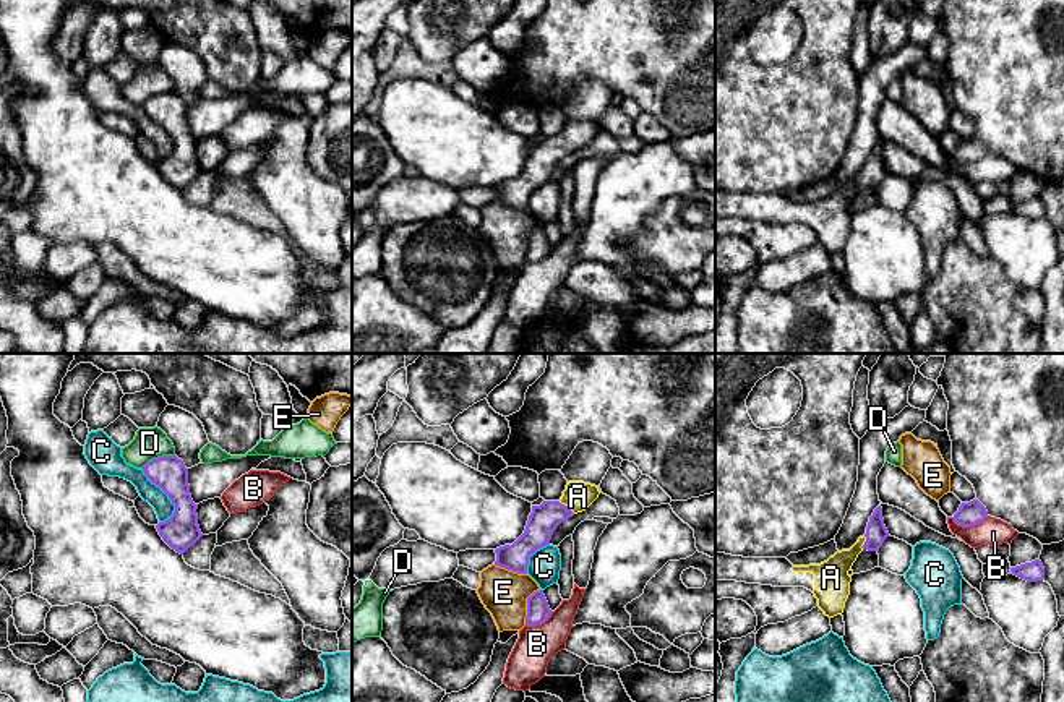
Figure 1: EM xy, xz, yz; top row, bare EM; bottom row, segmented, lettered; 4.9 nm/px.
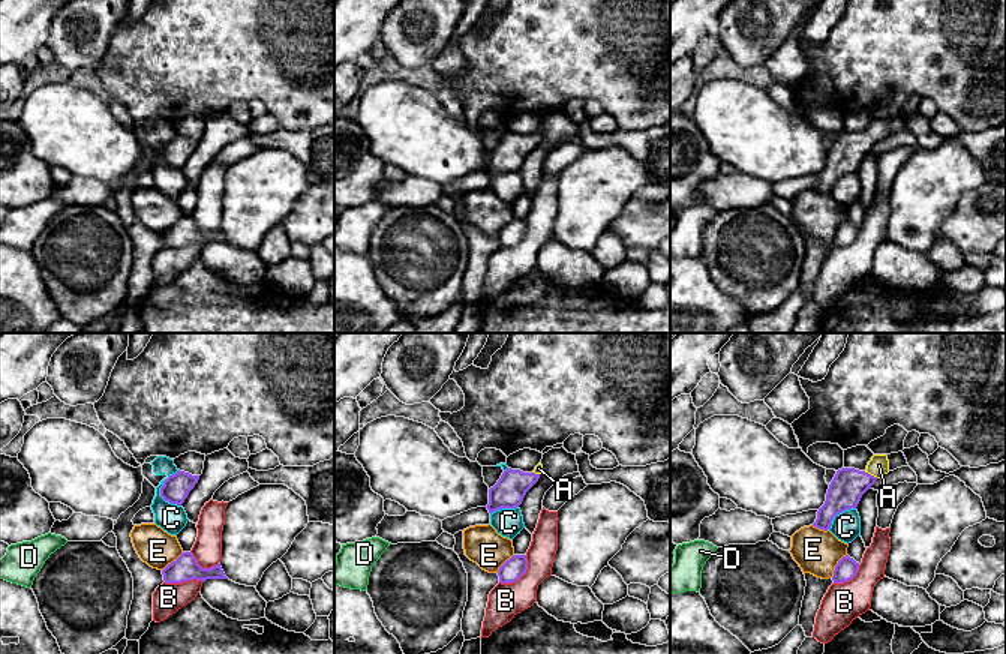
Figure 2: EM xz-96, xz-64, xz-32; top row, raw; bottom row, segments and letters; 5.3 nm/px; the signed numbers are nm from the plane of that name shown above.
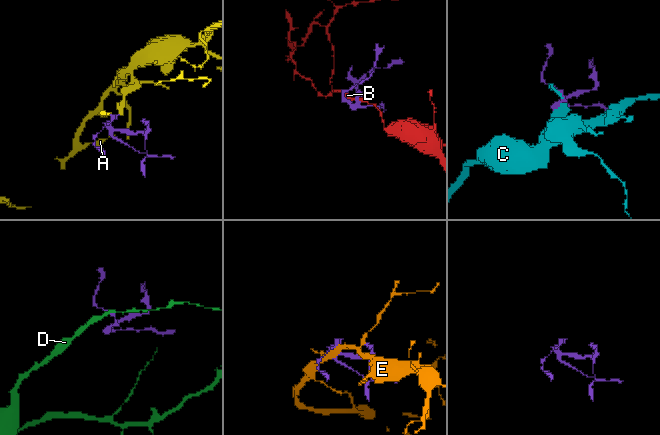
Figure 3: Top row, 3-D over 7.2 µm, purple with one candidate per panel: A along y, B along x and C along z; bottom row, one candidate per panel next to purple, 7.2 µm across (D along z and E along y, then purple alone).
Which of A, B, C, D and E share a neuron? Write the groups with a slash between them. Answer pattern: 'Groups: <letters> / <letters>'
Groups: A / B / C / D / E

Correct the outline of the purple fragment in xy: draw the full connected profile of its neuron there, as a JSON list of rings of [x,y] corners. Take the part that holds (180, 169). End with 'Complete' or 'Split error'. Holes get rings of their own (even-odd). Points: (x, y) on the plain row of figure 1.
[[[174,91],[149,97],[143,109],[175,143],[174,151],[167,157],[159,159],[156,165],[172,186],[183,191],[203,173],[198,162],[198,141],[193,139],[190,131],[188,105]]]. Complete

